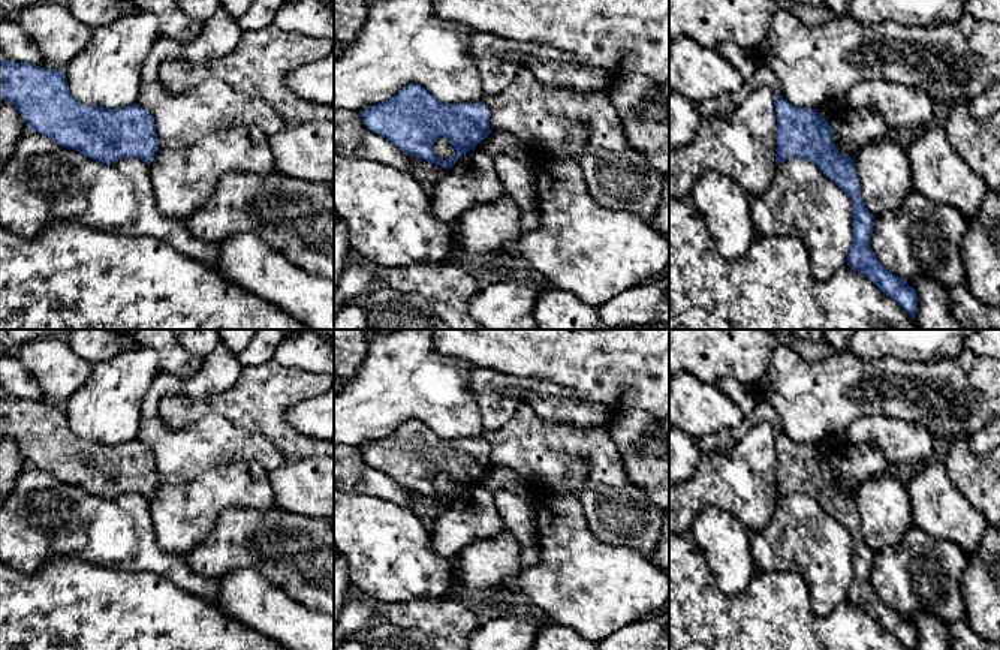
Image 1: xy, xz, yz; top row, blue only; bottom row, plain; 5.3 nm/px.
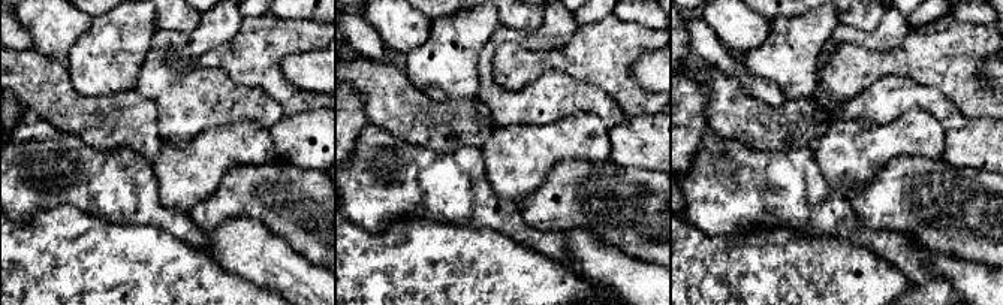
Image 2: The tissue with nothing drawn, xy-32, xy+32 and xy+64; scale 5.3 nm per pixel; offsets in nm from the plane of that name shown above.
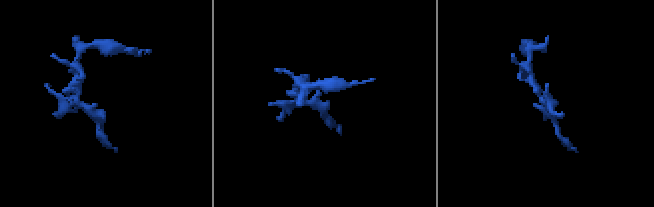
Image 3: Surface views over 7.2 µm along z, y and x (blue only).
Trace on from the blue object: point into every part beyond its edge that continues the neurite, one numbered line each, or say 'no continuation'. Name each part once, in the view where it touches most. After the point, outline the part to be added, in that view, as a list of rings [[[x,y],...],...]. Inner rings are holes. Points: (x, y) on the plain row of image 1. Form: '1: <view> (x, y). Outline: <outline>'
no continuation

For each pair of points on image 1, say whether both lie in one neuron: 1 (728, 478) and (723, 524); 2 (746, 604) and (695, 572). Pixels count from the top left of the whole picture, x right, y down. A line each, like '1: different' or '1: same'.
1: different
2: same

